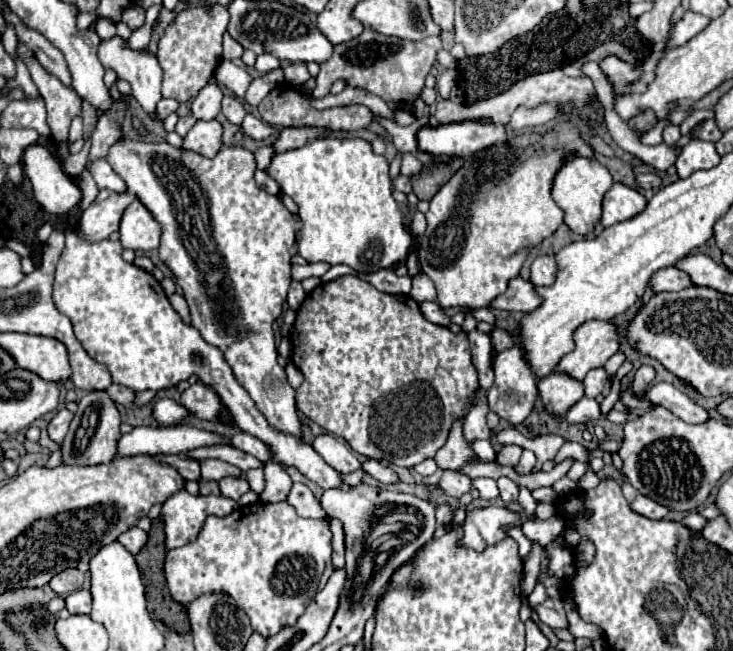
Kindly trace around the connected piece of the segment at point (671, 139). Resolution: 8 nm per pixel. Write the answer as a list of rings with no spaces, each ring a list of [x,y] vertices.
[[[669,124],[669,126],[663,130],[663,142],[665,142],[667,146],[675,146],[679,138],[681,138],[681,134],[679,134],[679,126]]]

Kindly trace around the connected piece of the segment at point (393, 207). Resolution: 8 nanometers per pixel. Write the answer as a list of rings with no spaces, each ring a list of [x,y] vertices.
[[[323,138],[309,142],[303,148],[289,152],[279,152],[273,156],[269,166],[269,176],[277,180],[281,190],[293,198],[299,206],[299,216],[303,222],[298,254],[307,262],[327,262],[327,264],[347,264],[357,272],[377,272],[381,268],[393,268],[407,258],[413,236],[403,224],[403,214],[393,198],[389,162],[385,156],[373,152],[371,144],[363,138]]]

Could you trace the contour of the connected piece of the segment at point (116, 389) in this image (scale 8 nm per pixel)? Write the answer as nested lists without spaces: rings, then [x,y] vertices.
[[[111,384],[111,386],[107,388],[107,392],[109,392],[109,396],[111,396],[117,404],[123,404],[123,406],[127,406],[127,408],[139,408],[139,406],[135,404],[135,392],[133,392],[131,388],[125,388],[125,386],[119,386],[119,384]]]

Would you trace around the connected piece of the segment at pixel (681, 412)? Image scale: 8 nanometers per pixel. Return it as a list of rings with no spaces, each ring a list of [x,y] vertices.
[[[665,382],[649,386],[639,396],[639,400],[649,400],[653,406],[663,406],[689,424],[699,424],[709,418],[709,414],[701,406],[697,406],[689,396],[685,396],[675,386],[665,384]]]

